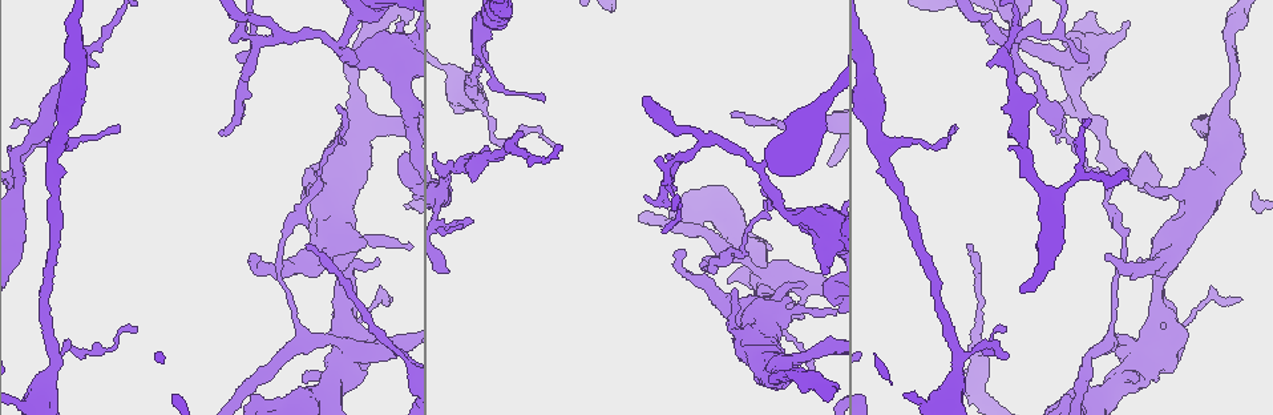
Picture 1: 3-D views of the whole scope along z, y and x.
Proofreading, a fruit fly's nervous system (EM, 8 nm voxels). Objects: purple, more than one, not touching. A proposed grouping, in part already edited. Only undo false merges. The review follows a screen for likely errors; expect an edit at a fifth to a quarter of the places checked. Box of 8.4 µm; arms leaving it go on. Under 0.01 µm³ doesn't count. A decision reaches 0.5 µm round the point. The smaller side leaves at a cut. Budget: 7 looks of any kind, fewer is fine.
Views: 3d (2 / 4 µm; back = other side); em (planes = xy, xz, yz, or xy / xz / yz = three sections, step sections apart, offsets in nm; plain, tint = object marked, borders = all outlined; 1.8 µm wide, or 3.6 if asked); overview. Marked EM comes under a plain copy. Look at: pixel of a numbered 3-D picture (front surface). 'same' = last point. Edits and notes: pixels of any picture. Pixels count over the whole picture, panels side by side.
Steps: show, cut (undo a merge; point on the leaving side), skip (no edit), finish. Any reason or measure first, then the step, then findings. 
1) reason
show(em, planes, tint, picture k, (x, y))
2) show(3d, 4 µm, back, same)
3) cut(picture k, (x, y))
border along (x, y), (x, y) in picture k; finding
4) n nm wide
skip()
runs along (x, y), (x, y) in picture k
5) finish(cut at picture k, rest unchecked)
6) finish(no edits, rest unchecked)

sharp bend
show(3d, 2 µm, picture 1, (351, 140))

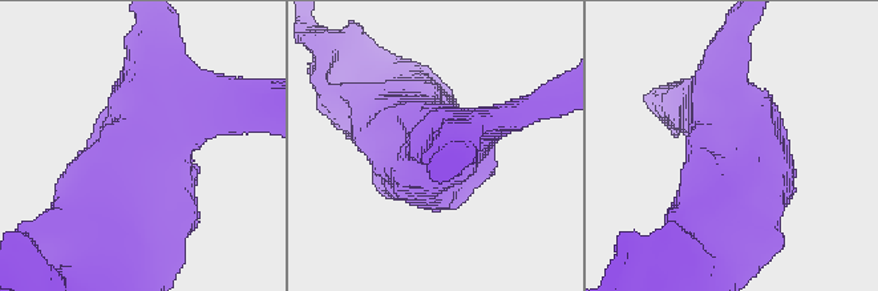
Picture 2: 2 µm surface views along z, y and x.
now the EM
show(em, planes, tint, picture 2, (135, 150))

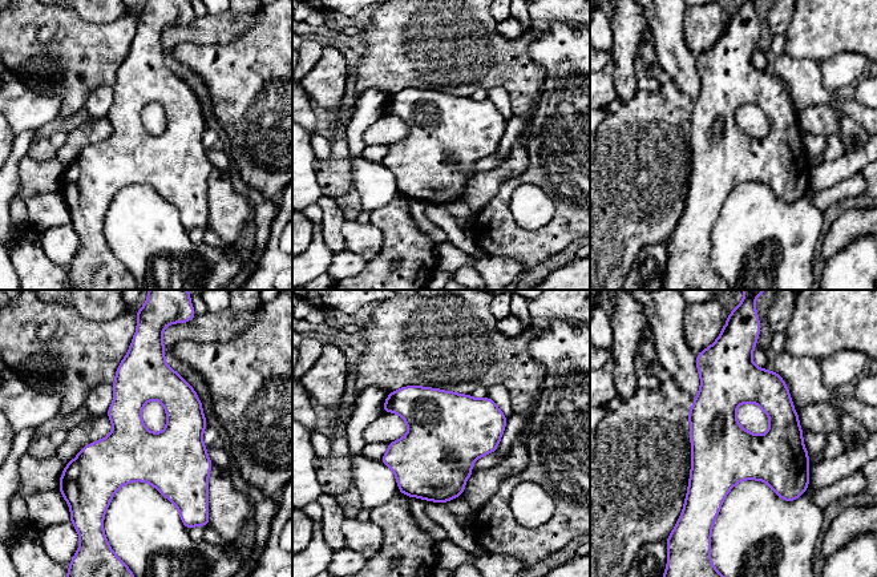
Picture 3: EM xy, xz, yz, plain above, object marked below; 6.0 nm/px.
skip()
one neuron here

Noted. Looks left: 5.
abrupt turn
show(em, planes, tint, picture 1, (767, 283))

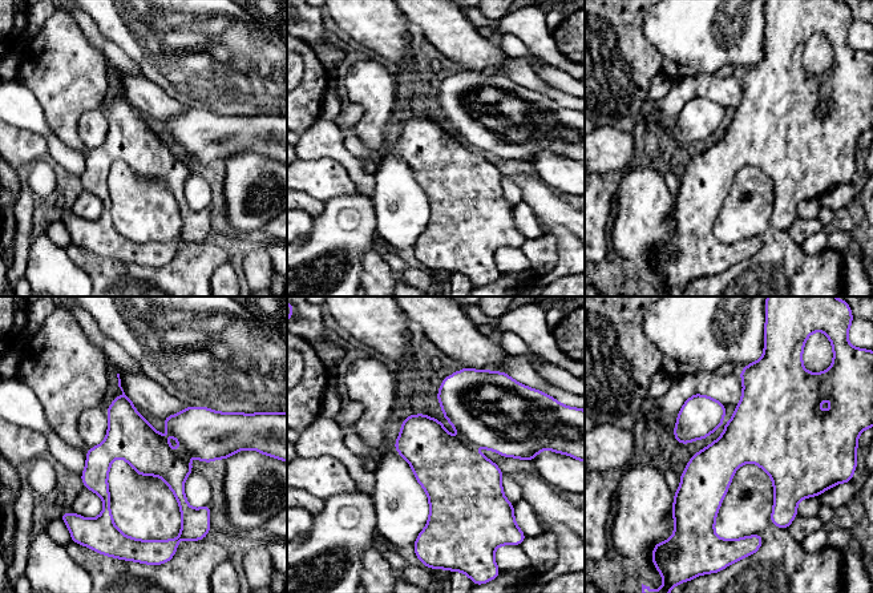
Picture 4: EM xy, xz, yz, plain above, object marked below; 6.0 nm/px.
cut(picture 4, (207, 435))
border along (178, 451), (188, 459) in picture 4; a second neuron is stuck on

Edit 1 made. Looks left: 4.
finish(cut at picture 4, rest unchecked)

